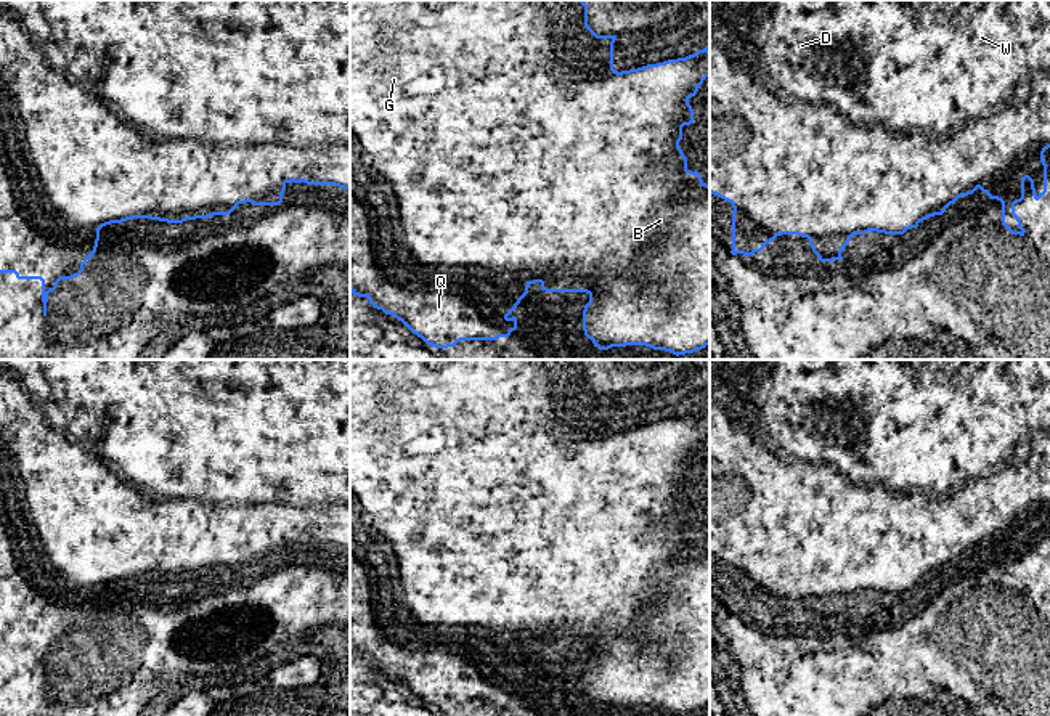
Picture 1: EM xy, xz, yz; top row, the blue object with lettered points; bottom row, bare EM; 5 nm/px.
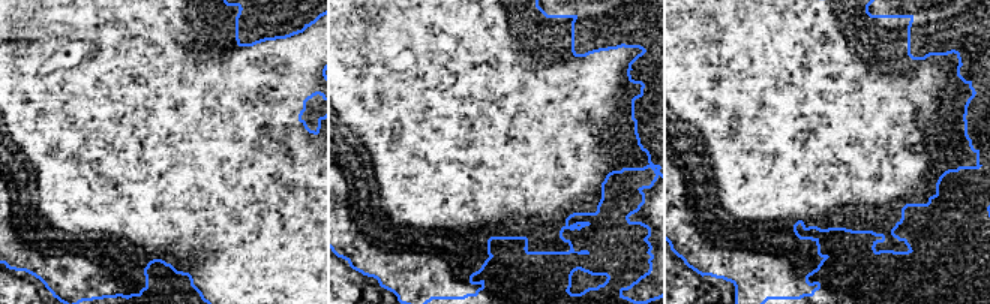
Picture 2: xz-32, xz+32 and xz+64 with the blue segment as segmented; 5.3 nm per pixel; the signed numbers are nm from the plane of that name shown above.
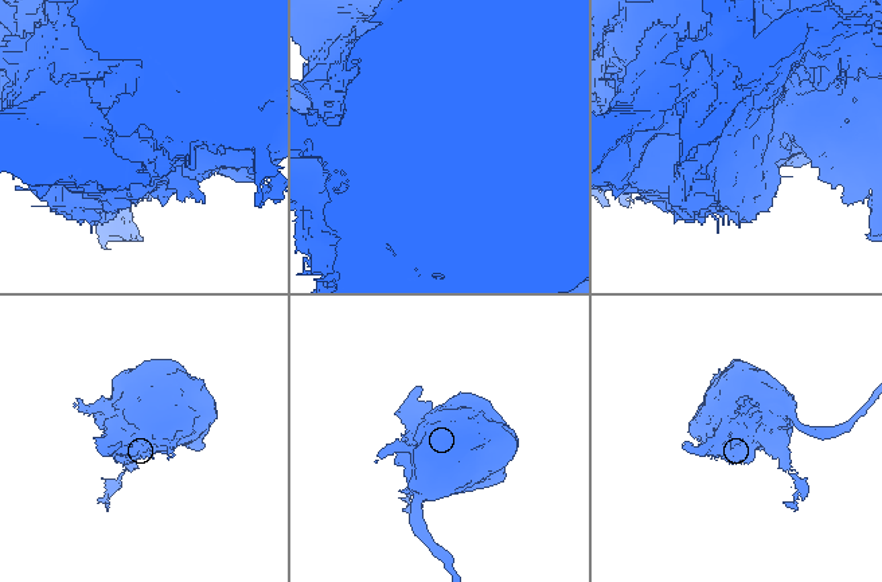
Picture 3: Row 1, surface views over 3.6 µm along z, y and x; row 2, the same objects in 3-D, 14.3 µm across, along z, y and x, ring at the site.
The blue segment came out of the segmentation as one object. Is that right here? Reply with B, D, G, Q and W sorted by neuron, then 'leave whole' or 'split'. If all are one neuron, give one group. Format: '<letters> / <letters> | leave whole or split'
B D G Q W | leave whole

